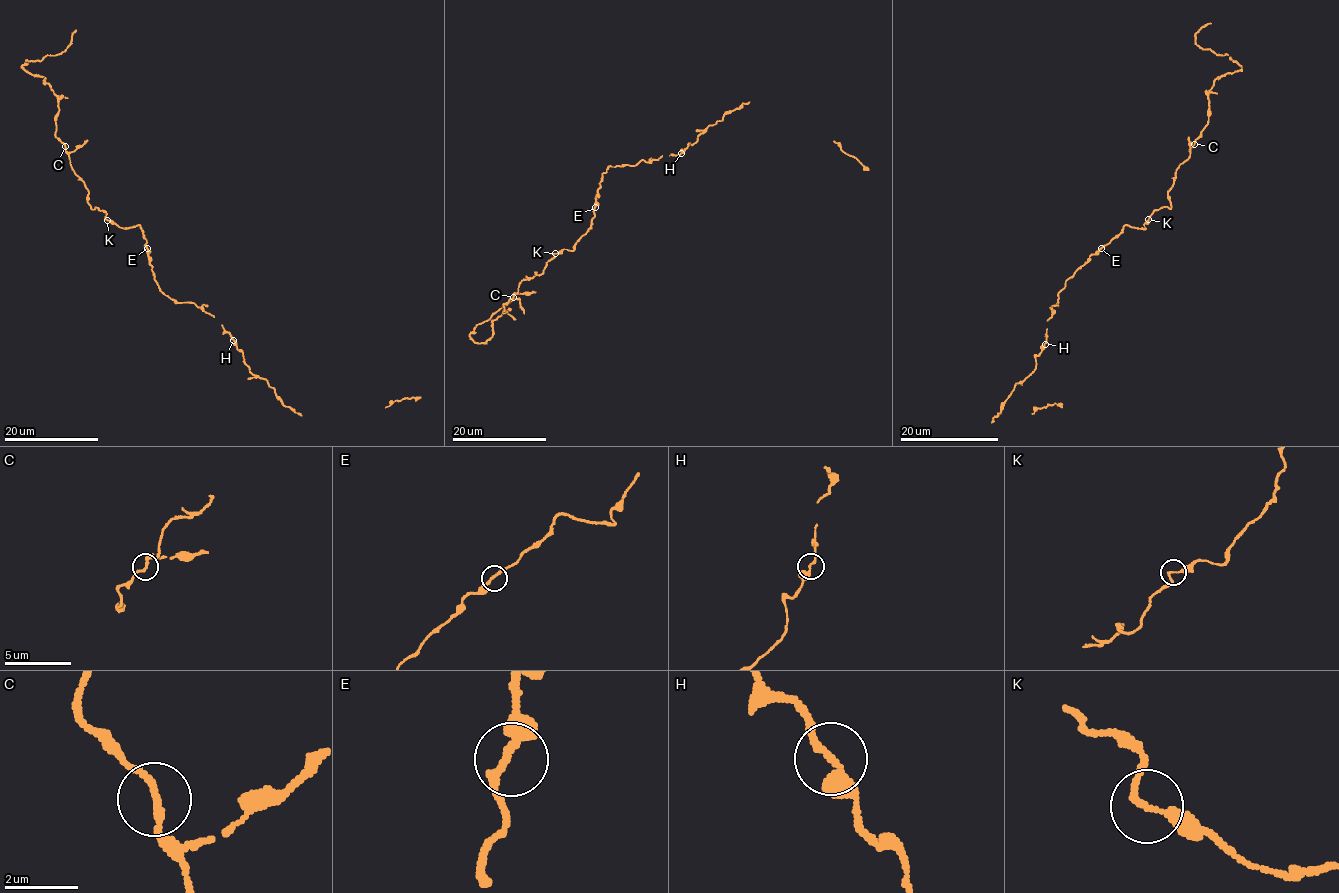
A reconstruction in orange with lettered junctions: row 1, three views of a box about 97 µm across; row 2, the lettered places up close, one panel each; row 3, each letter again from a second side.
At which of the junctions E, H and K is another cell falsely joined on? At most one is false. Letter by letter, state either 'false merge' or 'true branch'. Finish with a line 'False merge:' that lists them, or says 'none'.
E: true branch
H: true branch
K: true branch
False merge: none

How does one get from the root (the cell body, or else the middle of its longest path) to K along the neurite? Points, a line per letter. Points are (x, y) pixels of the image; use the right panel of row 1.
K: (1100, 248), (1125, 225), (1145, 229), (1144, 224), (1149, 219)

